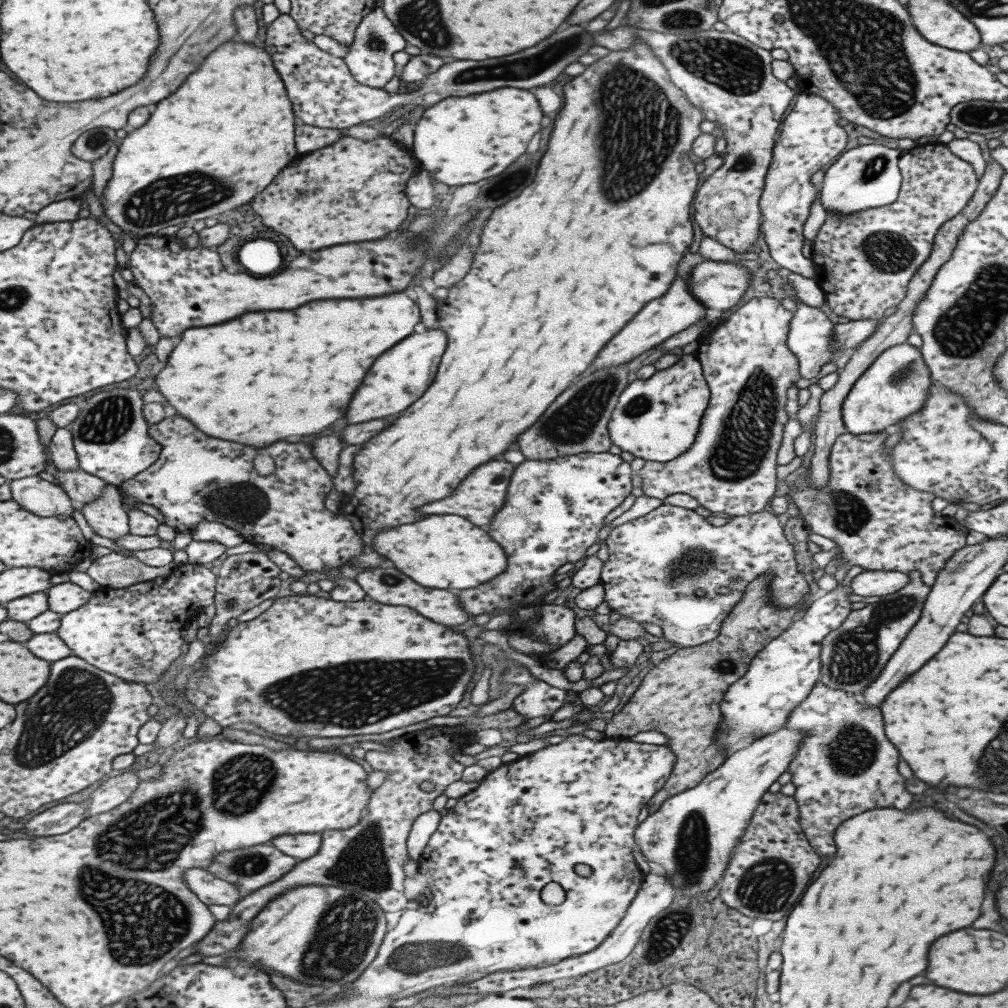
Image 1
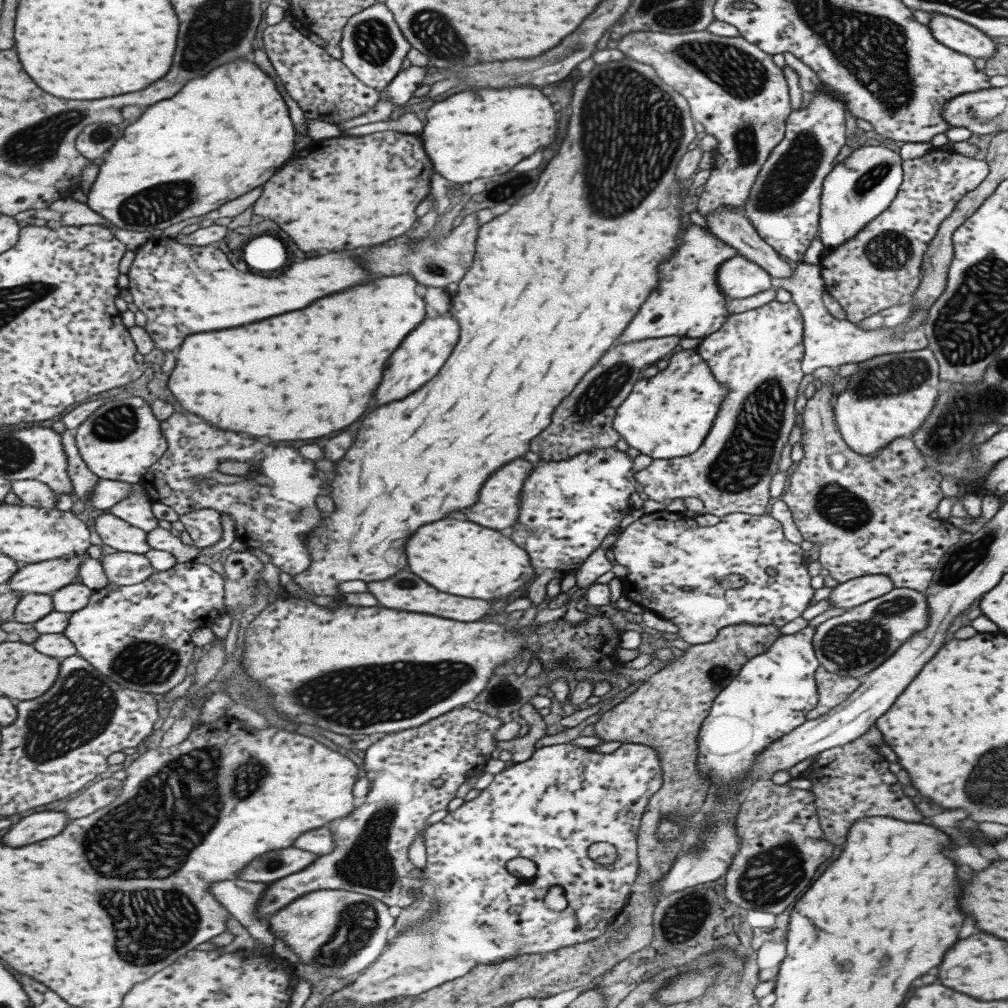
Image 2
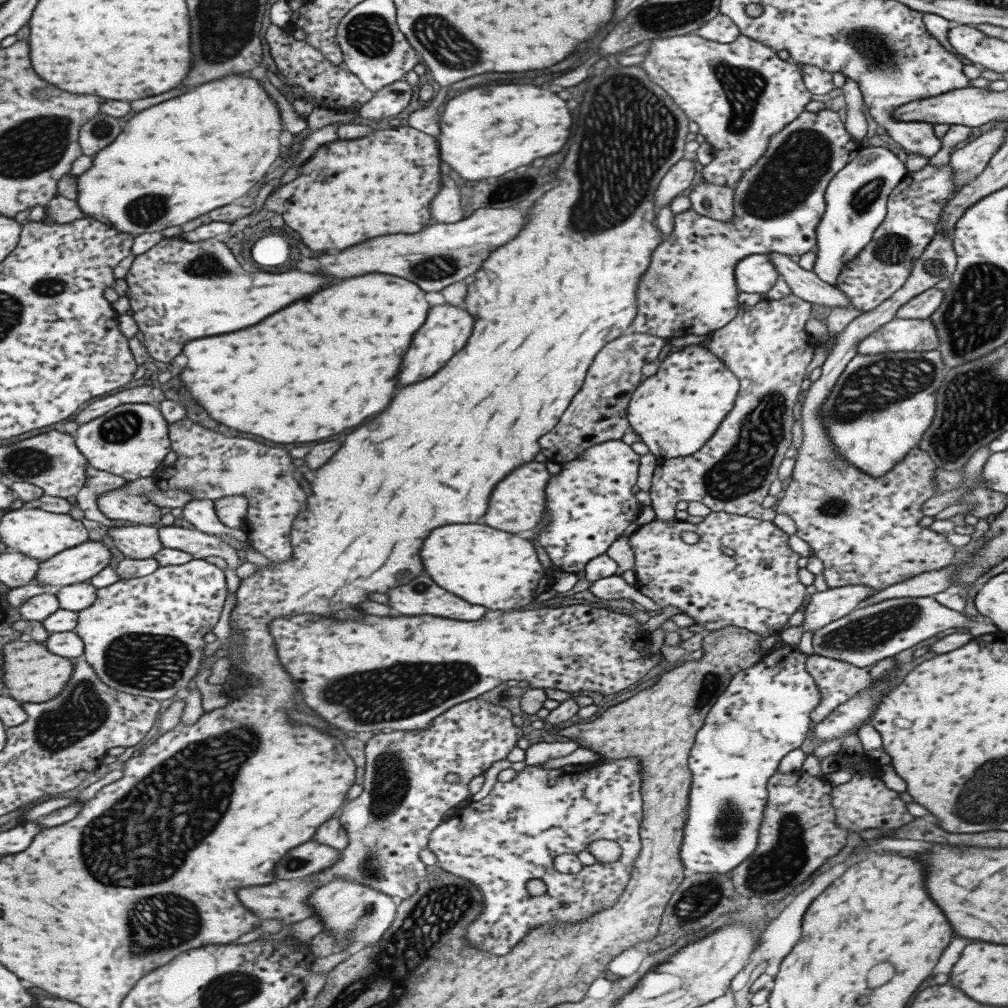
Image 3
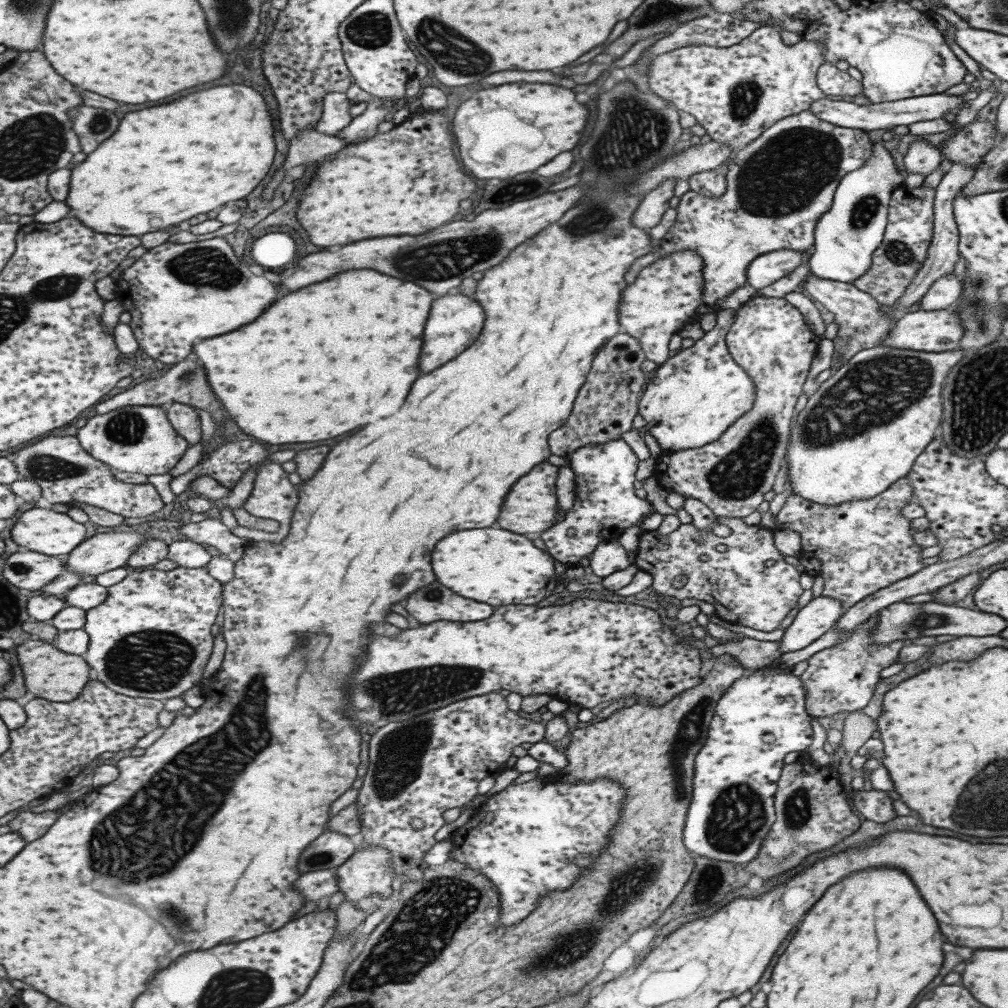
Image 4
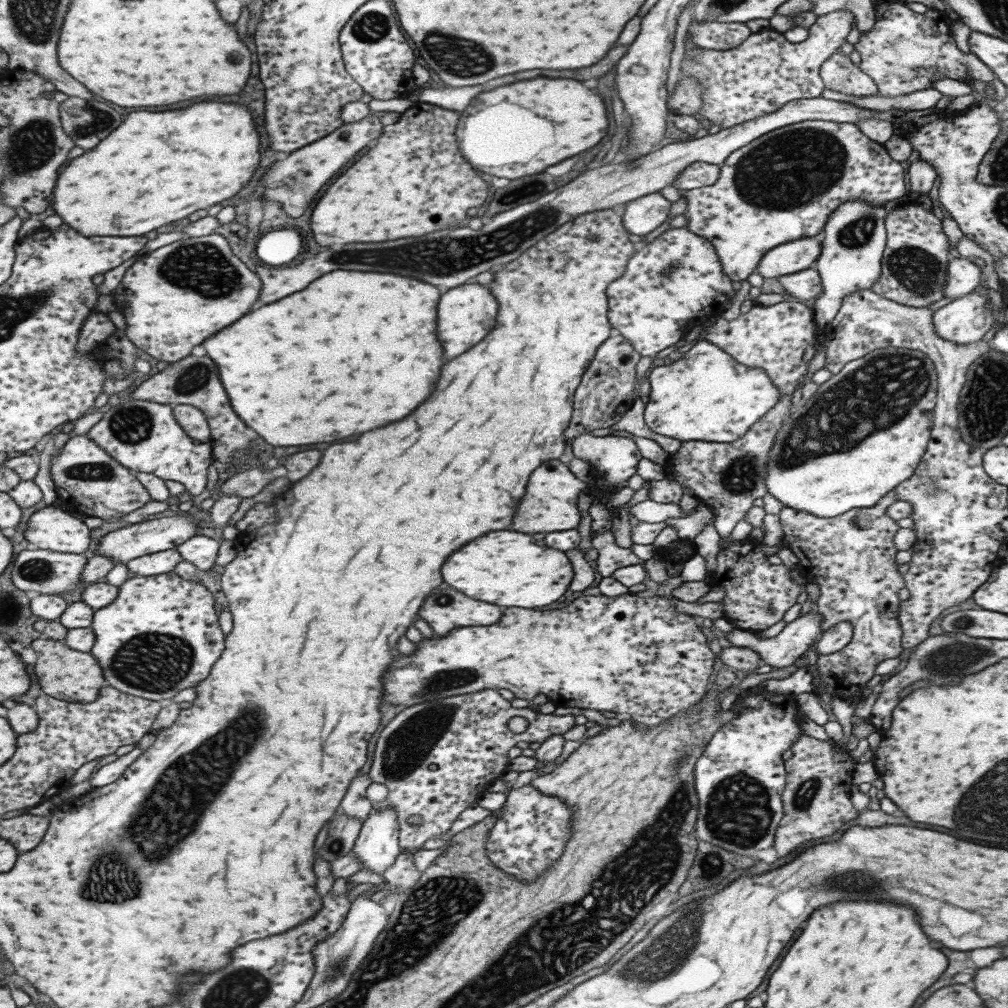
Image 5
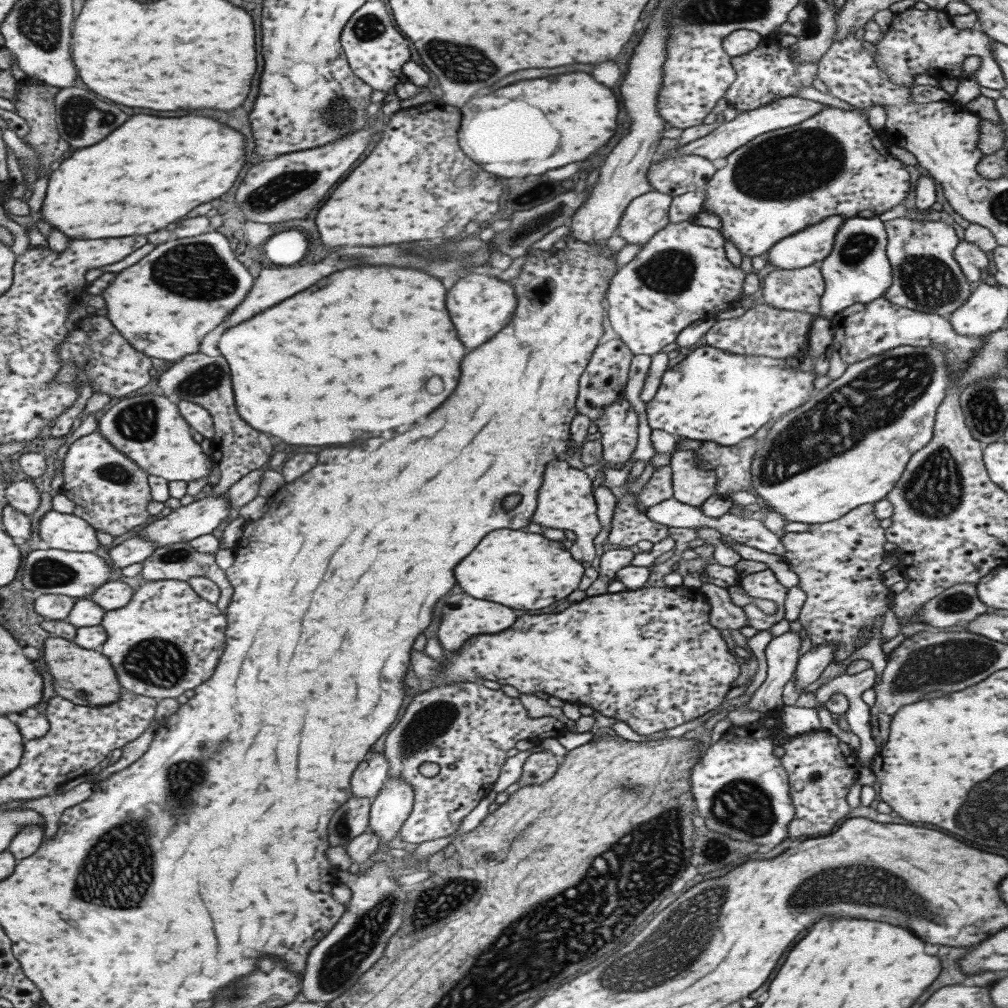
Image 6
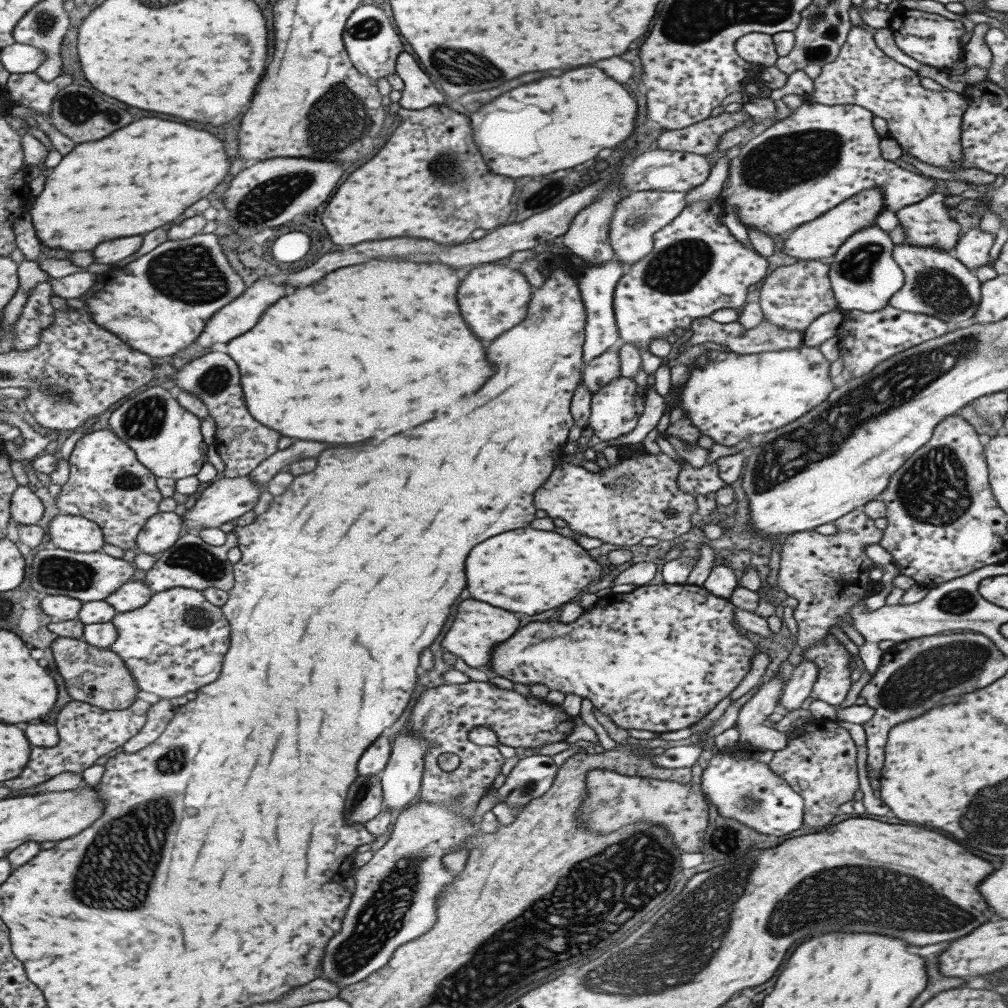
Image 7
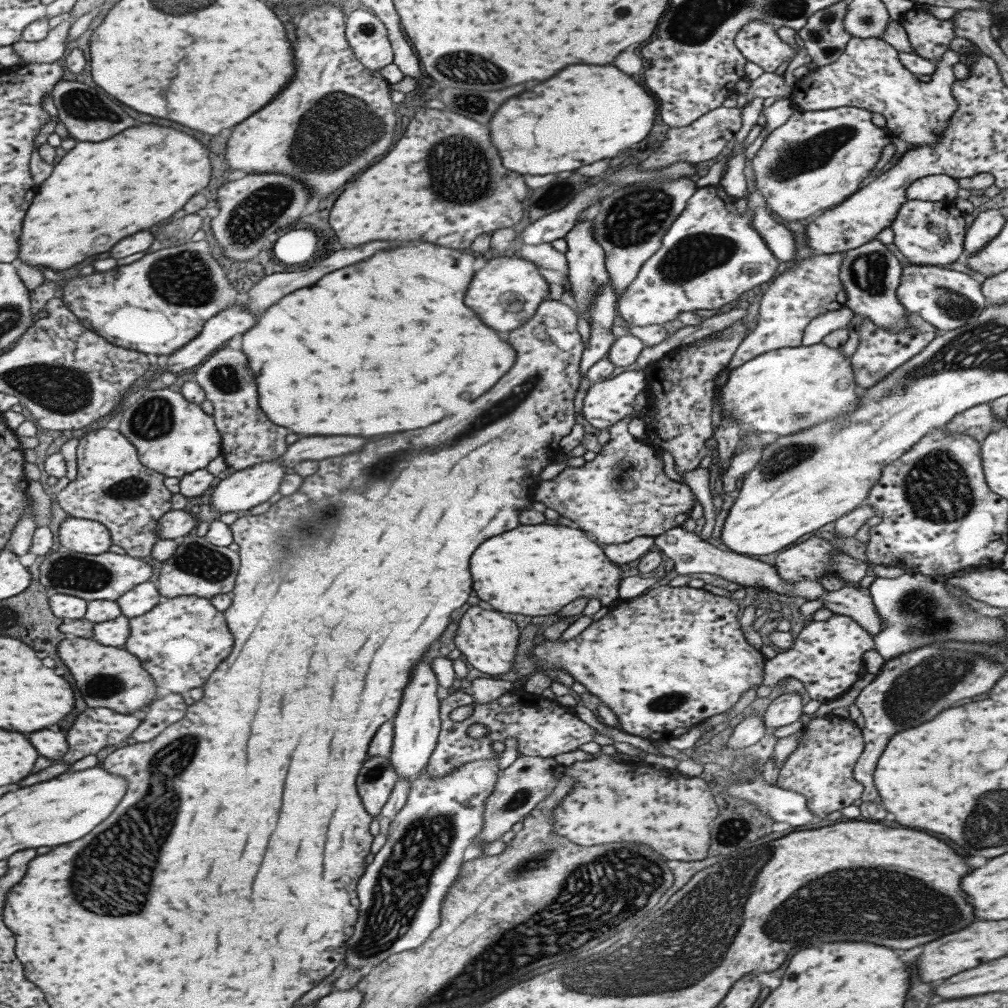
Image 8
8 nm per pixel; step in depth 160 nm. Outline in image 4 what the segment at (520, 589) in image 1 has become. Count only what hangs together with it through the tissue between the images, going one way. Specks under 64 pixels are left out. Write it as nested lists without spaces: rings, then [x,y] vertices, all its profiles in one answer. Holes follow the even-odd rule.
[[[621,438],[600,444],[589,443],[569,455],[568,466],[574,474],[572,506],[564,512],[562,519],[540,532],[546,552],[553,560],[571,566],[591,555],[599,542],[617,537],[625,528],[655,513],[650,502],[633,493],[638,461]]]

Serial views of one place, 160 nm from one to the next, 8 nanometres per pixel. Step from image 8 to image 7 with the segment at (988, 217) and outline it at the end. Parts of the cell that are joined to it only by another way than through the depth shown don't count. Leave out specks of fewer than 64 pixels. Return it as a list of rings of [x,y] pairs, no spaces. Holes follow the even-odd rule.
[[[978,227],[961,232],[952,255],[970,271],[975,272],[978,266],[989,264],[989,248],[993,244],[994,235],[981,231]]]

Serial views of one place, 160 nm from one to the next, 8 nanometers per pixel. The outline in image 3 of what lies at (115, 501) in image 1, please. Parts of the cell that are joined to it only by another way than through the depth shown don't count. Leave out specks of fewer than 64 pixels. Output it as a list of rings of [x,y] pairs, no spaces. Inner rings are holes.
[[[137,525],[110,527],[107,532],[125,557],[135,560],[156,558],[164,543],[160,537],[160,529],[155,526]]]

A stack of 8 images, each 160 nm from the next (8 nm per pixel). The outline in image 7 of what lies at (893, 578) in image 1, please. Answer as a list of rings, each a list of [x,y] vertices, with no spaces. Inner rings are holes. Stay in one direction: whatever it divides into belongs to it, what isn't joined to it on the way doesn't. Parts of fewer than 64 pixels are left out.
[[[773,676],[739,707],[735,724],[739,728],[739,741],[746,745],[773,751],[781,750],[786,745],[788,737],[784,732],[761,725],[761,722],[772,712],[778,711],[781,695],[781,679]]]

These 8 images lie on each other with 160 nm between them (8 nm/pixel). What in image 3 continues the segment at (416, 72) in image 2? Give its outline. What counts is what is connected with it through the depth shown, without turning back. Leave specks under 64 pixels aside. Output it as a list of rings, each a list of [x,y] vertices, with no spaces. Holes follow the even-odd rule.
[[[402,78],[400,81],[375,91],[370,100],[360,106],[357,114],[367,120],[378,121],[385,117],[389,119],[407,106],[411,100],[411,94],[413,94],[413,86]]]

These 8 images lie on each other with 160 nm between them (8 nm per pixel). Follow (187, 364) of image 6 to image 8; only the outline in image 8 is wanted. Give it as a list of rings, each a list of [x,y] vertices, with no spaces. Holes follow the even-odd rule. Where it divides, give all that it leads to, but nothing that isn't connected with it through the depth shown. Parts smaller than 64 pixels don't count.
[[[225,347],[213,352],[207,360],[202,361],[199,368],[192,372],[192,378],[203,389],[204,399],[209,400],[212,404],[213,419],[215,420],[216,429],[221,434],[221,445],[224,462],[233,471],[243,470],[248,466],[274,460],[279,458],[286,449],[285,435],[287,430],[281,426],[275,426],[263,414],[263,410],[257,404],[257,390],[253,382],[253,374],[247,368],[247,359],[241,354],[241,350],[230,350]]]

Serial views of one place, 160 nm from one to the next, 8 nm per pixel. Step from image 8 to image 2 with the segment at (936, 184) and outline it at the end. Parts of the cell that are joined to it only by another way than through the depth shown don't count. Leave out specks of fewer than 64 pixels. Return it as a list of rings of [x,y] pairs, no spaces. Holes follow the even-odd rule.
[[[819,92],[805,108],[792,110],[785,119],[784,137],[759,169],[743,215],[755,232],[780,256],[800,262],[818,232],[823,177],[845,146],[845,106],[834,95]],[[691,223],[689,227],[686,227],[681,232],[681,244],[677,245],[674,253],[667,260],[663,260],[663,264],[659,266],[659,282],[657,282],[657,286],[647,296],[629,325],[616,338],[615,344],[621,345],[622,343],[636,342],[646,338],[668,336],[685,338],[687,342],[698,341],[705,336],[709,336],[713,331],[717,331],[730,314],[726,310],[728,300],[725,299],[725,295],[721,295],[721,291],[717,287],[716,270],[717,267],[721,266],[728,258],[735,256],[735,254],[736,250],[734,248],[725,244],[712,232],[709,233],[709,230],[705,231],[699,225]]]

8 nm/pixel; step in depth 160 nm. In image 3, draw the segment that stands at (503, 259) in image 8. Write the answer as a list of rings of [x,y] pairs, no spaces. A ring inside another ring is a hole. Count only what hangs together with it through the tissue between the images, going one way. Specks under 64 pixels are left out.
[[[448,304],[436,305],[427,312],[427,318],[423,326],[413,334],[413,342],[409,344],[409,350],[405,352],[405,358],[401,362],[401,370],[397,372],[397,384],[407,386],[413,382],[419,382],[421,378],[429,378],[435,374],[443,362],[447,362],[457,350],[463,348],[471,334],[473,318],[465,314],[461,307],[455,307]]]

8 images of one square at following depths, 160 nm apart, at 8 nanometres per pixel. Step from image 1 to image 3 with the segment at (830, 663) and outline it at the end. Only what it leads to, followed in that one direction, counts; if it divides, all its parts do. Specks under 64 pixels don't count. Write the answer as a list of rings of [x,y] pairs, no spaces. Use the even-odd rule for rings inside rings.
[[[932,596],[897,597],[861,605],[852,609],[849,614],[818,628],[812,635],[811,652],[851,663],[857,668],[867,667],[947,628],[965,628],[973,636],[995,633],[998,630],[992,622],[967,622],[959,612],[941,606]]]

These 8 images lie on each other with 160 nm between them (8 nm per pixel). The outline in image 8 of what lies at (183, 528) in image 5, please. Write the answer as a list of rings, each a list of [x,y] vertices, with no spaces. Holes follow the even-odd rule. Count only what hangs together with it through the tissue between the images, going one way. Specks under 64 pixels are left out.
[[[280,459],[266,460],[253,466],[248,466],[243,470],[234,471],[229,477],[222,478],[214,489],[211,489],[209,501],[210,510],[225,514],[225,512],[247,512],[249,508],[267,501],[275,492],[278,492],[278,486],[287,472],[285,466],[280,464]]]

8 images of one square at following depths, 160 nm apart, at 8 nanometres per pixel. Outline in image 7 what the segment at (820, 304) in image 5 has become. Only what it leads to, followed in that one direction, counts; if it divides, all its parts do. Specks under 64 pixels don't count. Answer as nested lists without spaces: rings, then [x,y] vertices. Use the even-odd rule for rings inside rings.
[[[873,223],[865,229],[859,229],[856,233],[850,234],[849,238],[837,248],[835,254],[832,254],[833,262],[828,264],[828,279],[838,310],[873,313],[889,304],[893,294],[903,286],[902,270],[892,259],[892,245],[889,235]]]

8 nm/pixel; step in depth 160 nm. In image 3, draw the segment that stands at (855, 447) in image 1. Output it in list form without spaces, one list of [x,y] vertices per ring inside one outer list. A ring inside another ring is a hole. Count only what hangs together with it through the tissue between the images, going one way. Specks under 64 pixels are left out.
[[[937,225],[937,231],[934,234],[934,237],[931,239],[931,242],[927,244],[924,248],[924,251],[919,255],[917,260],[914,260],[913,266],[911,267],[909,277],[905,279],[905,283],[903,287],[899,289],[899,291],[895,292],[890,298],[887,298],[880,306],[869,310],[868,312],[862,313],[857,318],[853,318],[845,328],[841,332],[836,335],[835,343],[833,343],[833,349],[827,354],[827,358],[825,358],[825,362],[820,366],[821,373],[820,376],[817,378],[816,381],[810,382],[809,388],[804,392],[804,401],[801,405],[801,432],[802,440],[801,446],[799,450],[796,452],[796,456],[794,457],[794,467],[792,469],[792,473],[790,478],[790,483],[785,487],[785,491],[783,492],[783,497],[778,501],[777,507],[775,508],[775,512],[788,514],[791,517],[791,520],[794,522],[796,528],[796,536],[799,537],[803,542],[806,542],[810,549],[813,551],[813,557],[819,559],[823,563],[823,571],[822,575],[824,576],[825,582],[829,589],[832,588],[839,588],[844,587],[847,585],[865,585],[868,586],[872,592],[877,592],[879,590],[883,590],[892,584],[897,584],[898,582],[903,582],[916,574],[921,574],[922,572],[929,572],[930,570],[937,570],[938,568],[943,568],[944,566],[949,566],[951,562],[951,558],[953,558],[954,549],[955,547],[947,542],[947,537],[945,533],[934,533],[929,529],[929,527],[921,527],[917,522],[921,520],[921,517],[924,514],[921,512],[921,505],[929,498],[932,498],[934,492],[936,492],[935,483],[932,481],[934,478],[934,470],[938,470],[937,467],[934,466],[933,462],[930,461],[929,455],[923,450],[918,449],[917,447],[913,447],[907,454],[905,454],[903,460],[896,462],[896,465],[889,469],[887,473],[883,474],[882,477],[872,477],[868,474],[862,473],[859,469],[852,467],[845,459],[840,459],[838,454],[836,453],[834,444],[830,441],[828,437],[827,431],[823,428],[823,424],[821,424],[821,418],[819,418],[819,414],[817,411],[820,410],[820,405],[823,404],[823,401],[827,398],[829,391],[833,388],[834,382],[839,378],[840,372],[843,372],[845,365],[849,363],[849,360],[852,360],[857,355],[857,344],[861,342],[862,338],[865,338],[865,335],[872,333],[873,330],[879,329],[883,324],[890,322],[895,318],[895,312],[897,312],[897,308],[903,306],[903,304],[907,304],[911,298],[917,296],[917,294],[921,294],[921,292],[932,288],[937,282],[940,280],[944,282],[949,278],[950,274],[954,271],[956,265],[956,256],[952,249],[951,244],[951,233],[949,232],[942,232],[944,228],[940,228]]]

